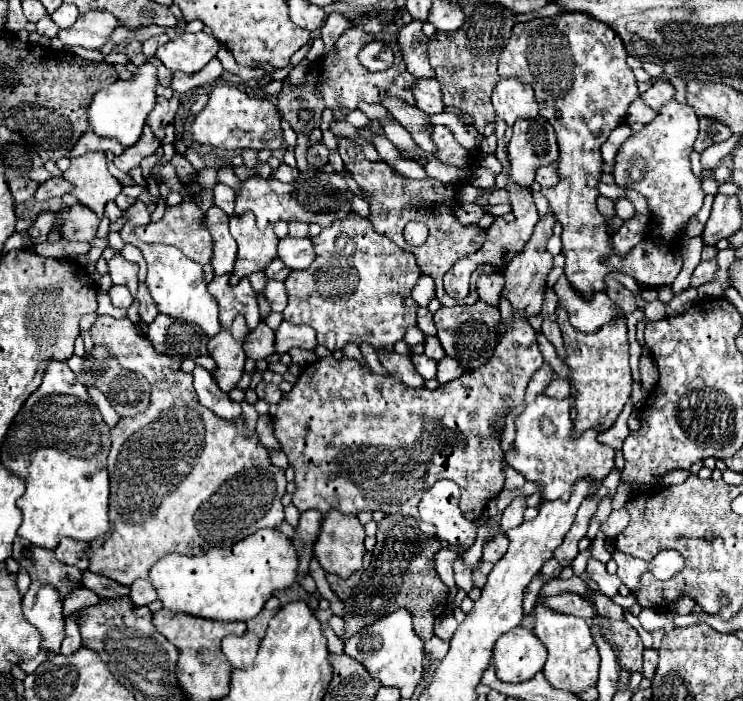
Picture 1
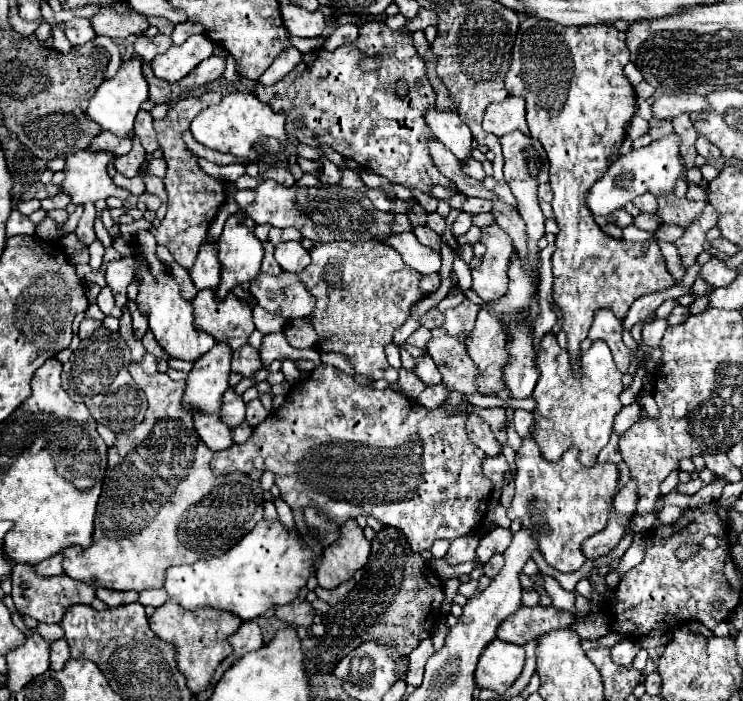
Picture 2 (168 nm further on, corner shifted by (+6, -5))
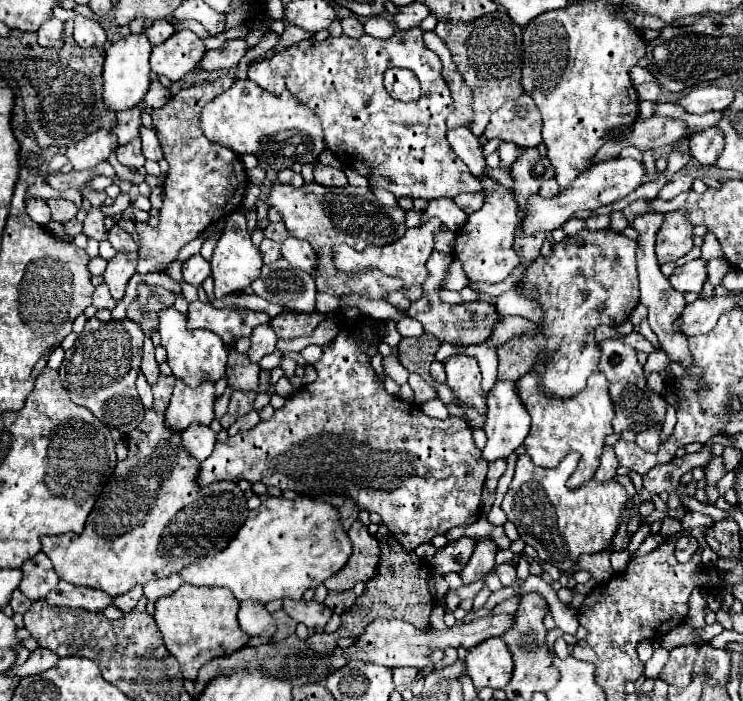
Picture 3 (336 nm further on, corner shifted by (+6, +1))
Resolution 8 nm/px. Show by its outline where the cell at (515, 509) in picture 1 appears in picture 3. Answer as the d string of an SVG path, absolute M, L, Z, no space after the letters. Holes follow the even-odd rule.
M490 538L478 540L470 562L460 572L462 584L472 584L472 582L484 580L490 574L490 570L494 568L496 552L498 552L498 546L494 544L494 540L490 540Z

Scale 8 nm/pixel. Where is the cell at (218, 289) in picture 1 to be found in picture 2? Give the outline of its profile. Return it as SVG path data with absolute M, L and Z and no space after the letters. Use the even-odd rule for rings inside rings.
M206 288L196 294L192 304L196 328L214 336L216 342L228 342L232 350L244 346L254 332L252 308L232 292L224 300L218 300L216 292Z

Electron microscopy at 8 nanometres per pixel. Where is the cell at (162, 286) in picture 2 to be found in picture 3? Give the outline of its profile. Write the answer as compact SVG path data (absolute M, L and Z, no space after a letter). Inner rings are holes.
M164 310L160 312L160 336L162 336L162 346L168 352L168 364L172 368L172 374L186 382L188 386L200 386L202 382L212 382L216 384L220 378L226 376L226 358L228 350L224 342L208 332L208 330L188 330L186 328L186 318L178 310Z

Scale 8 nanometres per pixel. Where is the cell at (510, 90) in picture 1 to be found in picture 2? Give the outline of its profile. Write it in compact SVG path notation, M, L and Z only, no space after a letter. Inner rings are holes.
M508 96L502 102L494 102L486 108L482 128L490 134L504 136L514 130L520 130L528 134L528 124L526 124L526 106L522 98Z

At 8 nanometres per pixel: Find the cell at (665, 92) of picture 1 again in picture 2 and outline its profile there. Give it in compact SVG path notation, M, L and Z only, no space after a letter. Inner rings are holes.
M695 92L666 94L666 96L656 98L652 104L652 112L656 118L674 118L682 112L690 114L690 112L700 112L706 108L708 108L706 98Z

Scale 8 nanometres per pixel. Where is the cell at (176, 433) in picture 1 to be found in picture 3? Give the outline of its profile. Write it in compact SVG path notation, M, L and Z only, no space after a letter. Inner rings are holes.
M160 376L152 386L154 408L146 410L144 420L124 438L128 446L128 458L124 462L118 462L114 474L98 496L82 534L42 536L42 552L46 552L52 560L60 580L74 586L100 588L110 596L126 594L136 584L144 586L150 580L180 572L200 558L218 554L228 546L228 542L244 524L248 508L240 486L234 482L216 482L206 488L198 488L196 474L200 462L186 454L180 444L180 434L170 432L164 424L164 412L172 396L174 382L174 376Z

